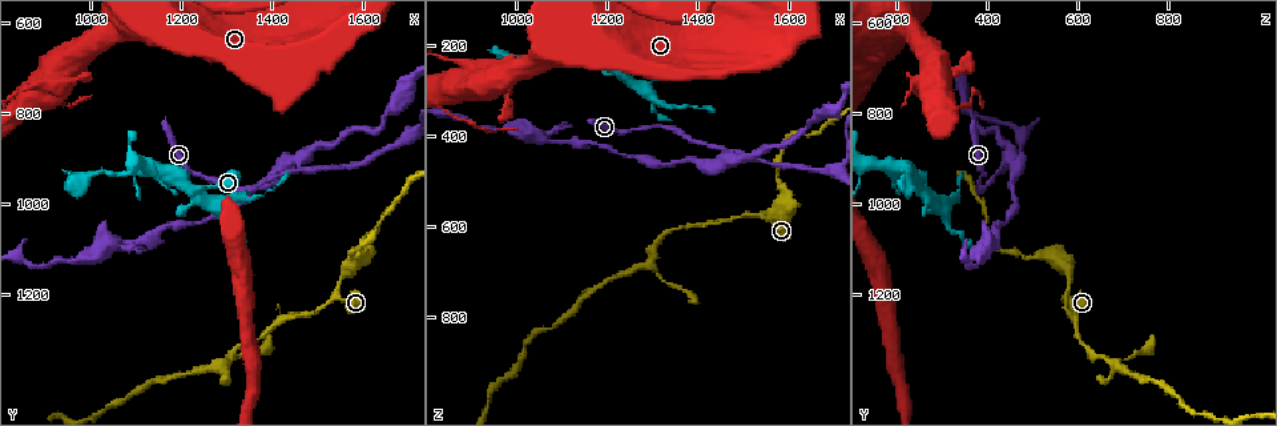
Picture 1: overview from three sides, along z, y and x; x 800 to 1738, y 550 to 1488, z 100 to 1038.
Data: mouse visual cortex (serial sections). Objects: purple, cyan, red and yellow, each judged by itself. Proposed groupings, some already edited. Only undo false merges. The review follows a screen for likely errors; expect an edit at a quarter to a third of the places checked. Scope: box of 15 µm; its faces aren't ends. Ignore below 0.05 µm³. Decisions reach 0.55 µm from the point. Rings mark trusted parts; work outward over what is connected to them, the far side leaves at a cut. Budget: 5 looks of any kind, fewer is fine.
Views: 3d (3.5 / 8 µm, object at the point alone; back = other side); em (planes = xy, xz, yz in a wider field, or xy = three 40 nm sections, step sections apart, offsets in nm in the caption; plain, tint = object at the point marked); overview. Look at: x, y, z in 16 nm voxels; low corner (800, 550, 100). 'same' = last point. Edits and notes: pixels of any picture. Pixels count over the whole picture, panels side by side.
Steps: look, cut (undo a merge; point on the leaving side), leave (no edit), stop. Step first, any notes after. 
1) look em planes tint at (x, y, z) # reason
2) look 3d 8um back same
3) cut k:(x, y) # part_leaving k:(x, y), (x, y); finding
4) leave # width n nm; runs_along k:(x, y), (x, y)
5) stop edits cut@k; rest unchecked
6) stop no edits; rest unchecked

look 3d 3.5um at (905, 740, 250) # calibre changes

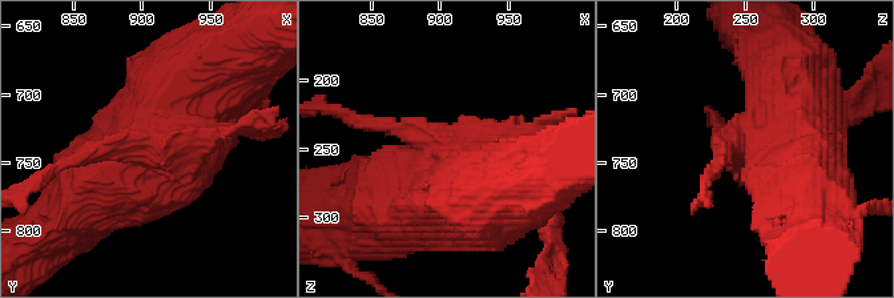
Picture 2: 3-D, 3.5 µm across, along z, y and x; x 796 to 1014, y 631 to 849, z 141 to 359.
look em xy step 5 tint at (904, 736, 256) # now the EM

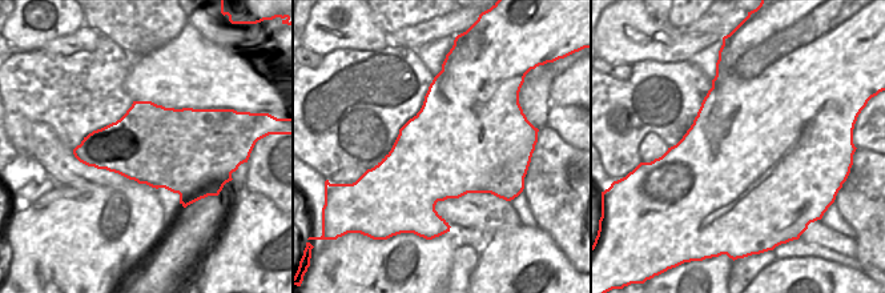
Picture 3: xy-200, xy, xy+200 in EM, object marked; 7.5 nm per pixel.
cut 2:(272, 129) # part_leaving 2:(547, 229), (555, 277); a second cell is stuck on

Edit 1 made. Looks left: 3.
look 3d 8um at (1455, 905, 440) # sharp bend

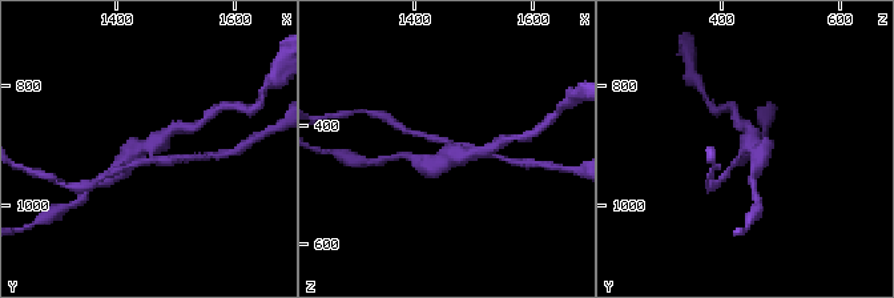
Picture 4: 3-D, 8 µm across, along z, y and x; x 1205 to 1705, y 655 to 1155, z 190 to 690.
look em xy step 3 tint at (1460, 900, 445)

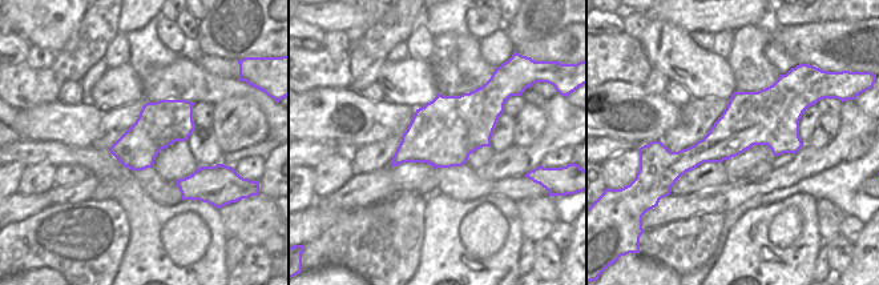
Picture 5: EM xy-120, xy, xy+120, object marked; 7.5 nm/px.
cut 4:(129, 156) # arms 4; arm_widths 200, 200, 250, 400 nm; part_leaving 4:(448, 145), (442, 162), (417, 161); two cells meet here

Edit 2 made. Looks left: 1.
stop edits cut@2, cut@4; rest unchecked

